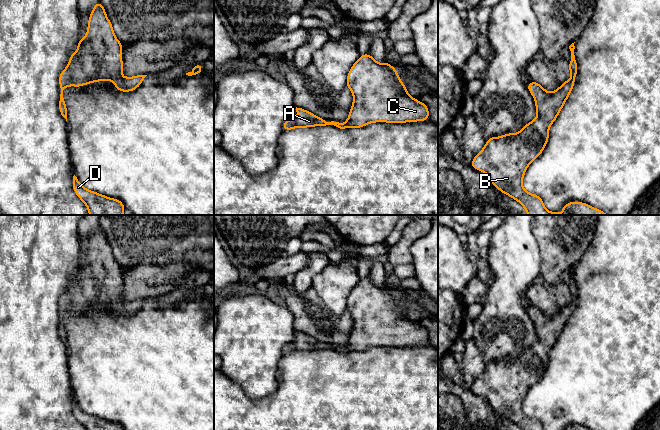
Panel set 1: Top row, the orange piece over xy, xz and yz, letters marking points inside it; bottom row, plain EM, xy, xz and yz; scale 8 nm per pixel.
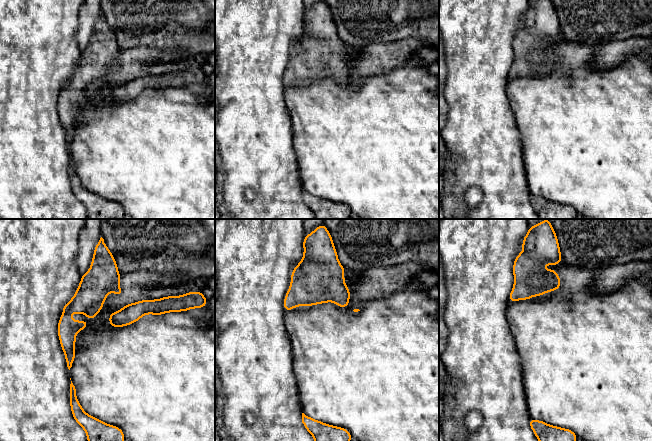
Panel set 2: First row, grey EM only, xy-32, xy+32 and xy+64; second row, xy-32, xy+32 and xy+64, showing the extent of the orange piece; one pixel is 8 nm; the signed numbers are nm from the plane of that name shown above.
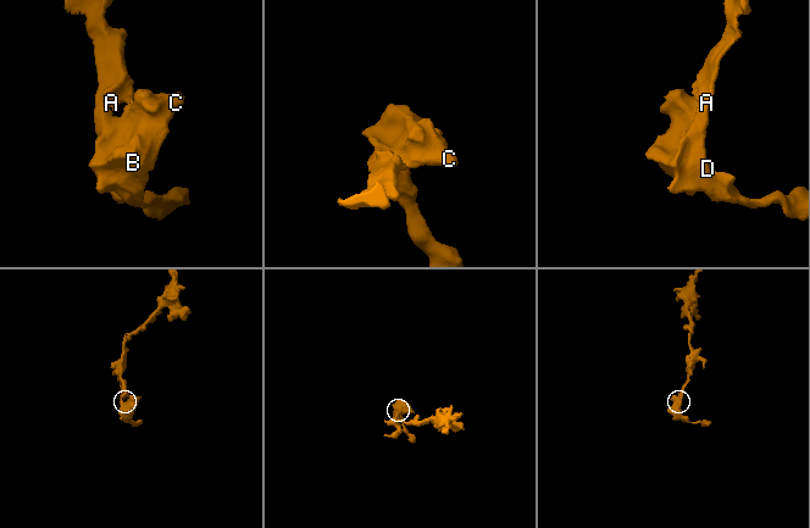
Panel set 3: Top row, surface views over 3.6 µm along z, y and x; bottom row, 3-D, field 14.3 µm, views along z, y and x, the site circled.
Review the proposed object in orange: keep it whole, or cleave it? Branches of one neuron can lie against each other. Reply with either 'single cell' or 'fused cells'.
single cell

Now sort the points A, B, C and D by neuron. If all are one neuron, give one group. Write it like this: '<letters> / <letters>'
A B C D

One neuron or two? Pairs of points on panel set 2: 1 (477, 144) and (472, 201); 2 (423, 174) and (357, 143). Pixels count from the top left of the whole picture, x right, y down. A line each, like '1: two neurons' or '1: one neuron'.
1: two neurons
2: one neuron

